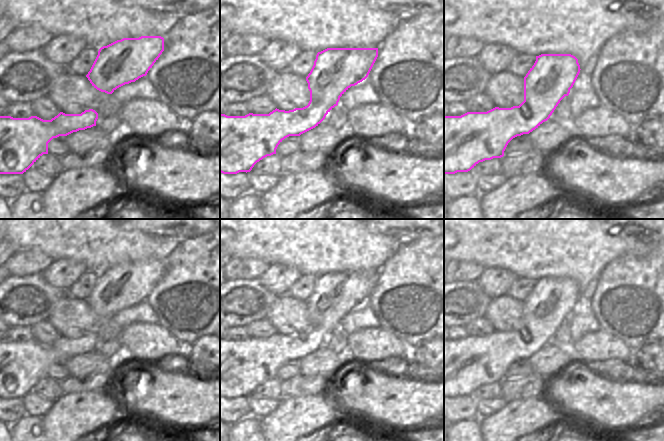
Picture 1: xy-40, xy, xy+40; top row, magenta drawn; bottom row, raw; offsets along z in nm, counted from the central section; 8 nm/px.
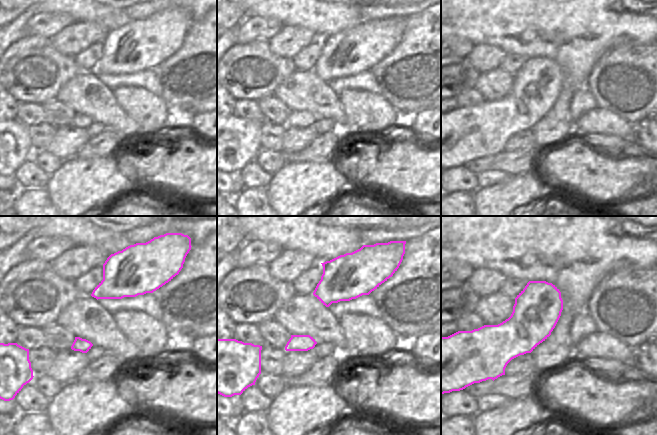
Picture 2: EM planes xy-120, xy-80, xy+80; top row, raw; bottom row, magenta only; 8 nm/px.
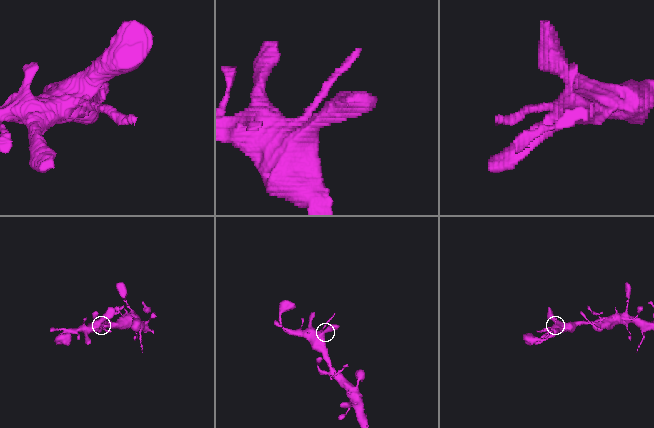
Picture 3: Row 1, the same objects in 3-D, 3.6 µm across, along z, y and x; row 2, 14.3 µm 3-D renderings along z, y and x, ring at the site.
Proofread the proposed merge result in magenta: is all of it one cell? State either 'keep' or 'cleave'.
keep

